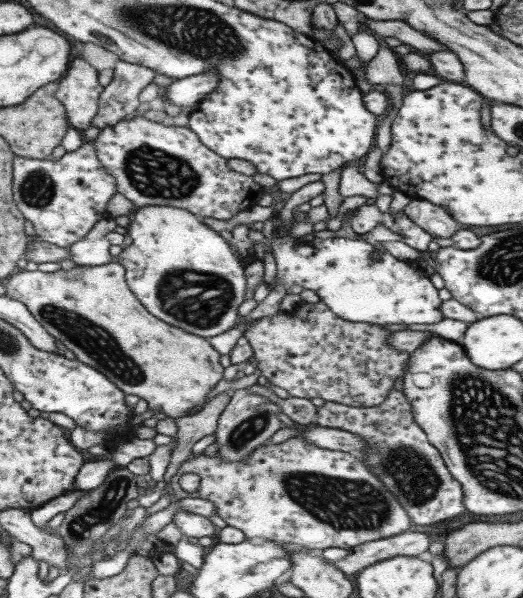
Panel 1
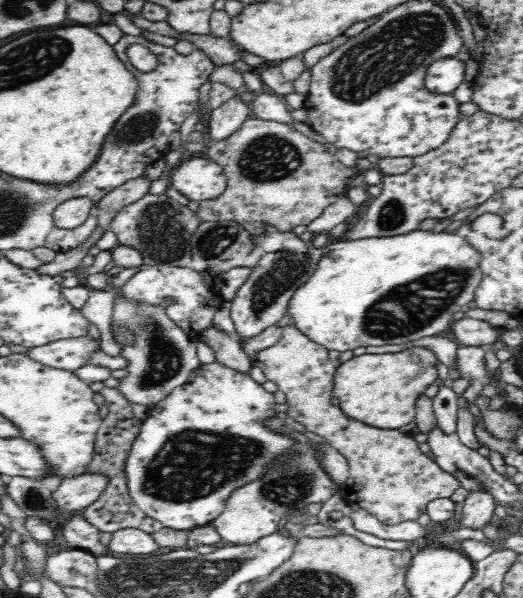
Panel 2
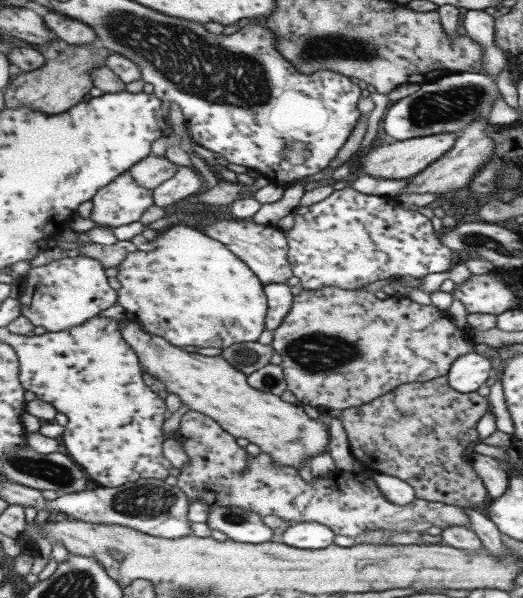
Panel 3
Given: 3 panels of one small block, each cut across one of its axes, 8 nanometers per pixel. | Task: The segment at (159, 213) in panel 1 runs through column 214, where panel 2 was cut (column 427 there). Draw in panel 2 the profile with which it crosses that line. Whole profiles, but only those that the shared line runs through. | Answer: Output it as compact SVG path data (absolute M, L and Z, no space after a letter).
M416 230L392 238L366 238L352 242L339 239L332 246L338 248L324 254L314 274L296 289L286 306L292 325L328 351L353 352L359 347L400 345L424 336L437 336L450 327L455 321L454 314L462 306L475 300L475 290L482 281L480 254L464 236Z

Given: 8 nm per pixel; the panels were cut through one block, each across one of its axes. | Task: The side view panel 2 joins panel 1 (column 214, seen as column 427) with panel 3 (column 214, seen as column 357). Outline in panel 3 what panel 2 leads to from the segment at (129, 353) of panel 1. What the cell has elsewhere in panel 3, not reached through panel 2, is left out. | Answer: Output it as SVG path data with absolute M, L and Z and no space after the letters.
M130 317L115 319L121 331L123 341L135 352L141 372L151 375L155 380L160 380L163 390L176 394L181 403L188 406L188 410L195 410L213 419L225 432L235 438L245 438L251 444L259 447L260 452L265 452L277 466L299 468L313 456L328 452L329 431L325 419L313 420L303 411L300 404L287 403L279 399L279 395L257 390L247 384L246 375L233 368L225 358L219 355L204 356L196 353L179 350L178 347L169 345L159 336L149 335L140 328L137 322Z

